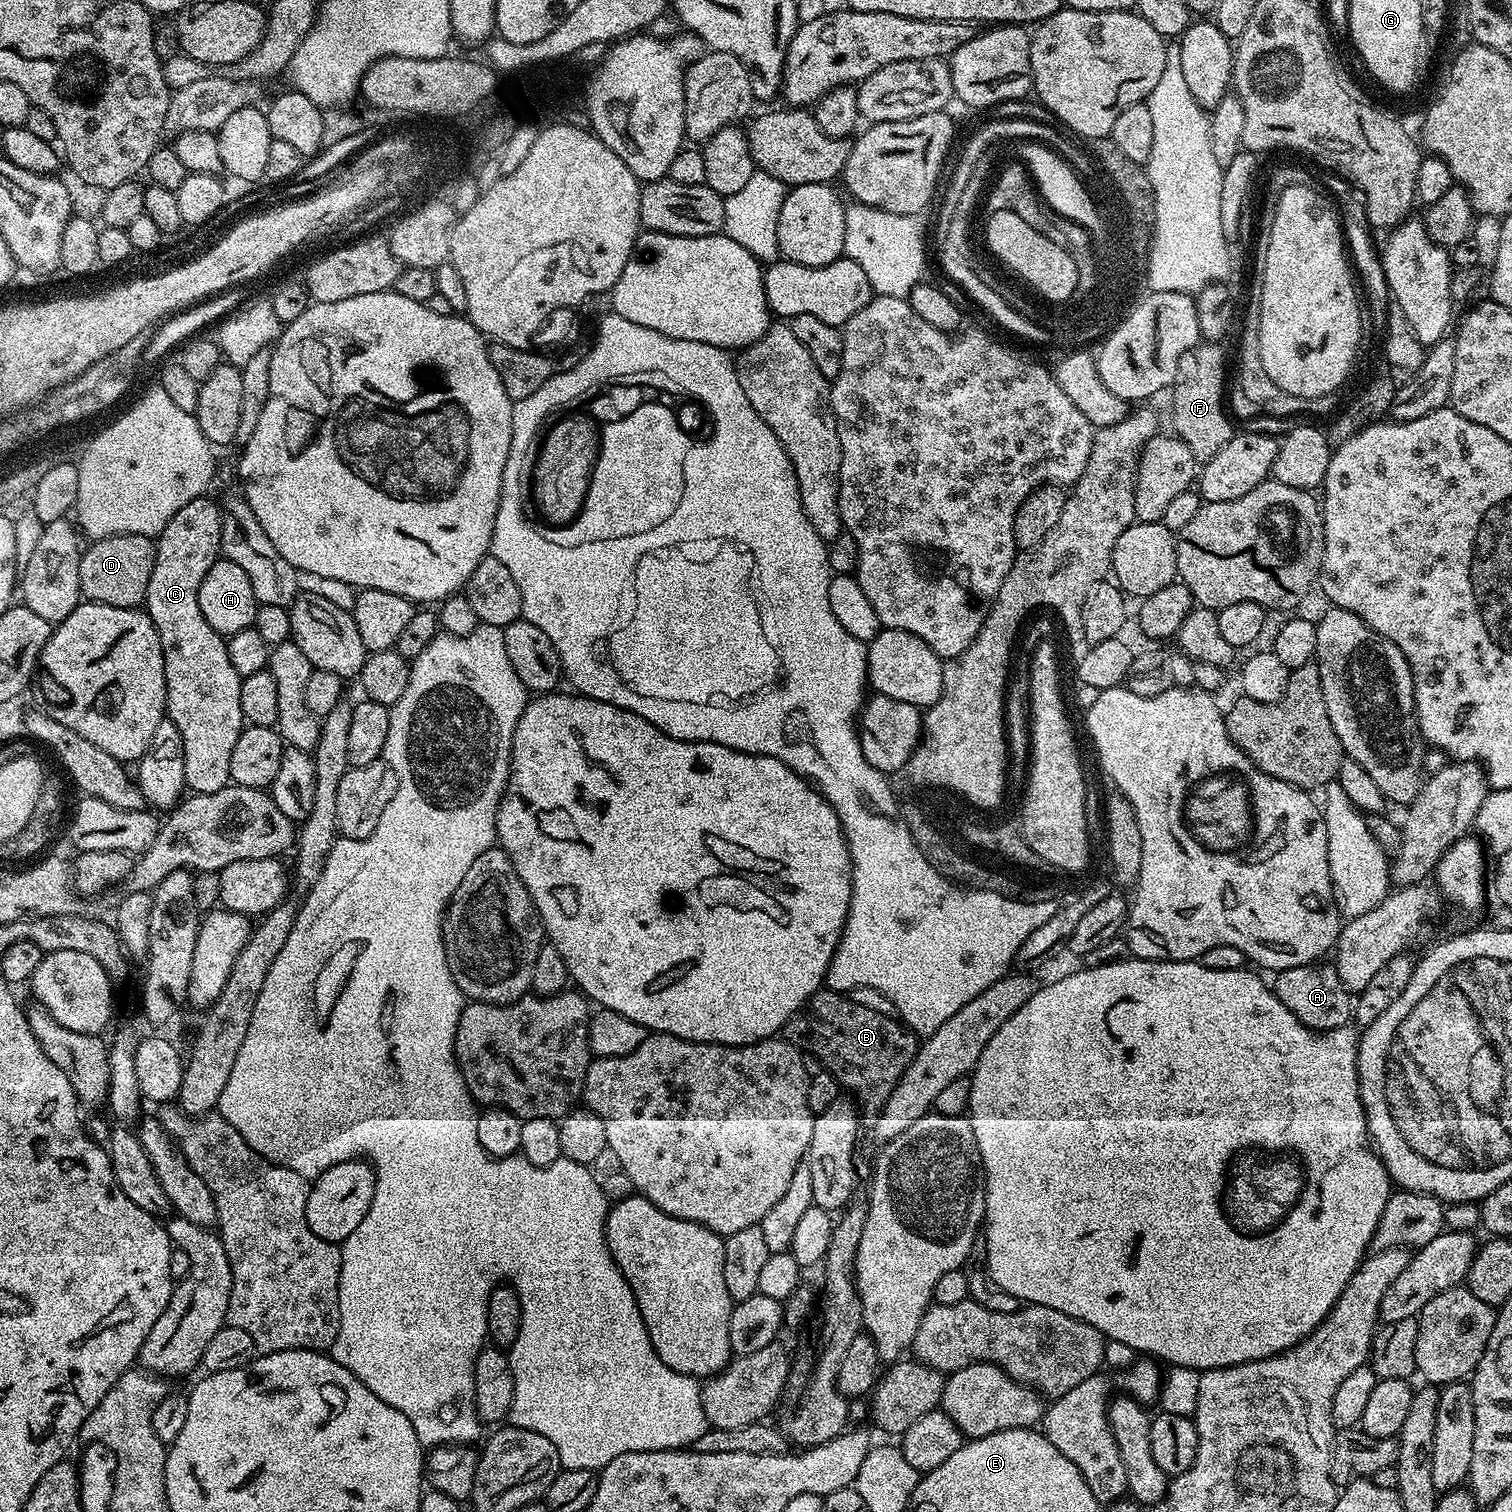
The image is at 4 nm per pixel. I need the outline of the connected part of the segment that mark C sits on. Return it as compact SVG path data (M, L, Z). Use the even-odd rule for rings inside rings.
M205 494L194 498L194 502L186 502L186 506L182 506L182 510L178 510L178 514L174 514L174 518L170 518L170 522L166 522L166 526L161 530L160 535L155 537L154 574L150 574L150 582L143 603L143 607L158 630L158 638L162 642L162 654L166 666L166 694L168 695L166 716L167 719L174 722L174 726L178 726L178 734L182 734L182 750L186 758L186 785L193 793L201 792L202 794L214 794L214 790L222 790L228 787L230 783L230 754L234 750L234 745L238 743L241 732L246 727L242 714L242 690L240 689L242 678L238 674L238 670L234 670L234 666L230 663L230 654L225 637L216 632L214 626L210 626L210 622L206 622L206 618L202 618L202 610L198 606L198 586L202 586L202 578L206 578L210 566L214 566L214 562L221 559L222 556L220 535L224 529L224 516L222 515L221 505L219 508L210 497L211 495Z

